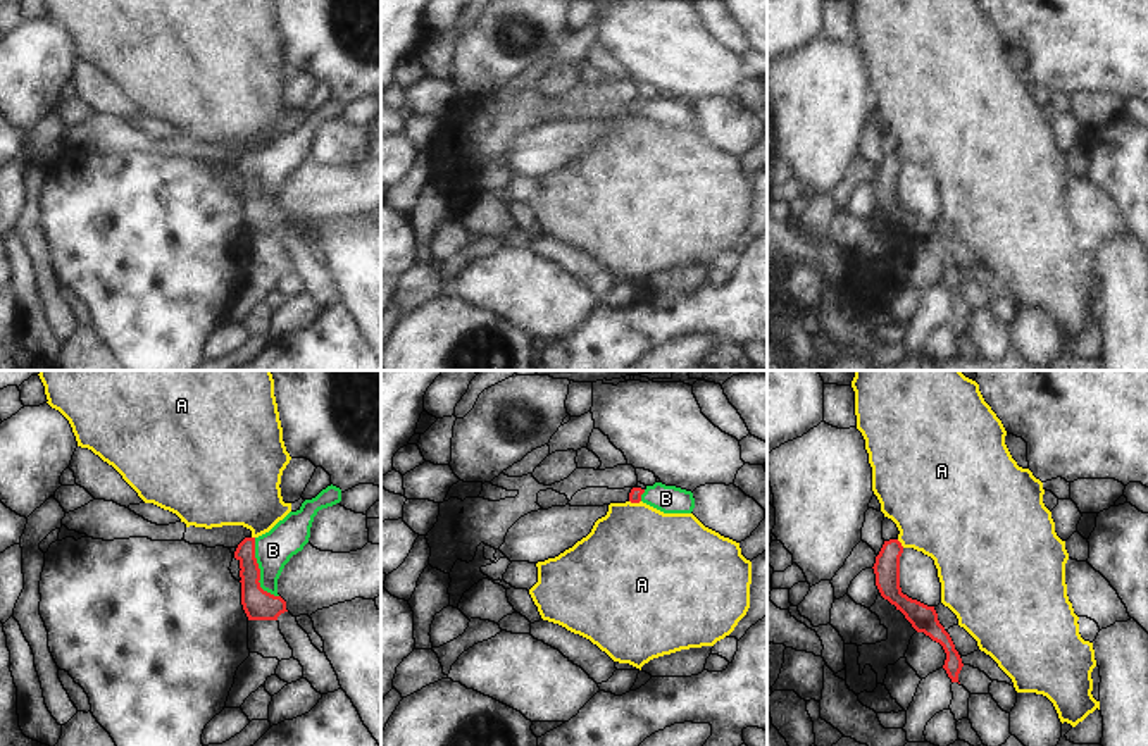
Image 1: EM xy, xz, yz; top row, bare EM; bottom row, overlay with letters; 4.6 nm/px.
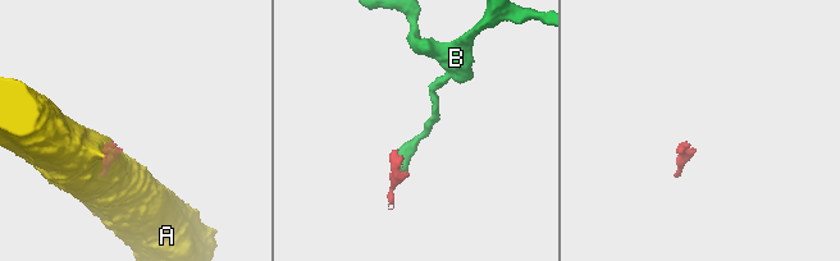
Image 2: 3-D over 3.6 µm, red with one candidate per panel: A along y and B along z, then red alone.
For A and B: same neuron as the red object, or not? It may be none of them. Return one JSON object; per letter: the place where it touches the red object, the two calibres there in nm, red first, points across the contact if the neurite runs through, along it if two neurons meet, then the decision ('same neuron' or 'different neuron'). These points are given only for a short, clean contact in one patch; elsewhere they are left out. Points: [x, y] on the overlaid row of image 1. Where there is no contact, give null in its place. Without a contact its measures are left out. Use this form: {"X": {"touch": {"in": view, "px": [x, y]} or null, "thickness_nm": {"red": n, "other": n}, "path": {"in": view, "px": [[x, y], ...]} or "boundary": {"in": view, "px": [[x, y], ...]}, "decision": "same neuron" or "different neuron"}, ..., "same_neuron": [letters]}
{"A": {"touch": {"in": "xz", "px": [635, 502]}, "thickness_nm": {"red": 60, "other": 480}, "boundary": {"in": "xz", "px": [[630, 500], [640, 502]]}, "decision": "different neuron"}, "B": {"touch": {"in": "xy", "px": [259, 571]}, "thickness_nm": {"red": 140, "other": 180}, "path": {"in": "xy", "px": [[259, 605], [259, 571], [261, 562], [273, 550]]}, "decision": "same neuron"}, "same_neuron": ["B"]}

